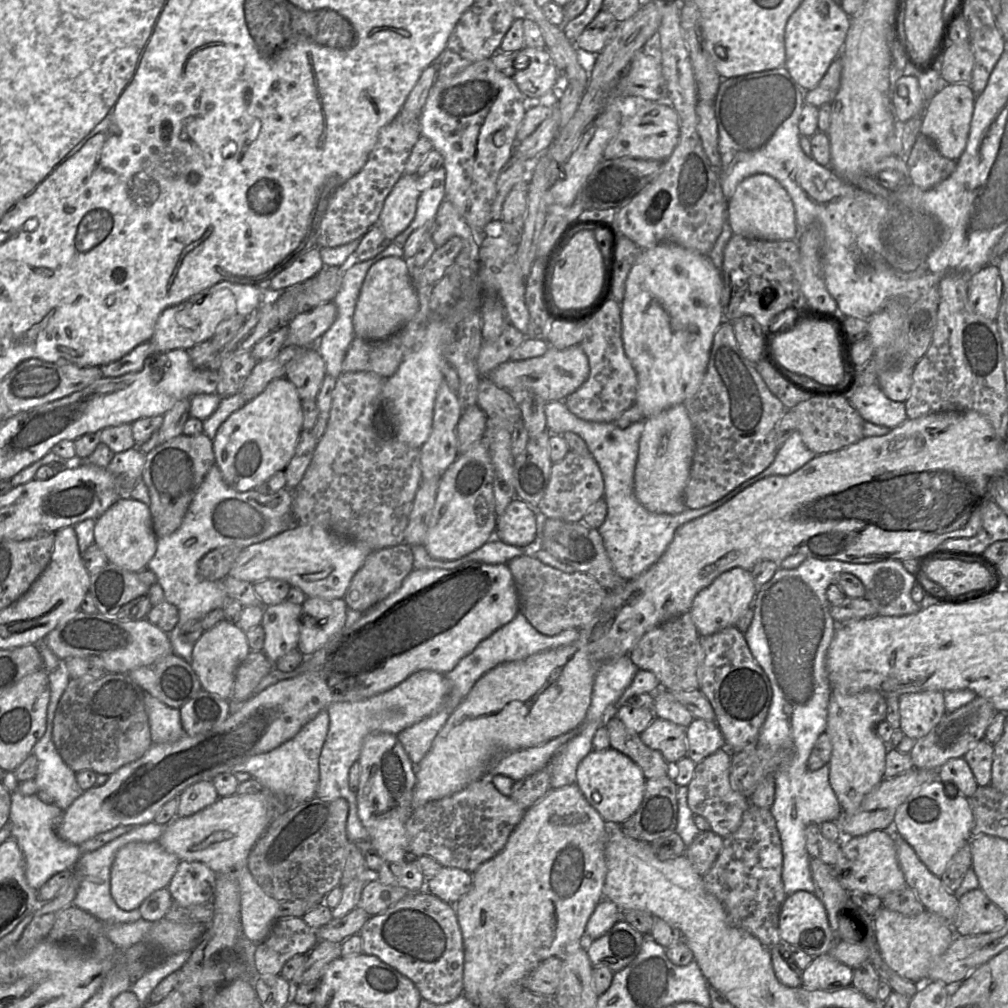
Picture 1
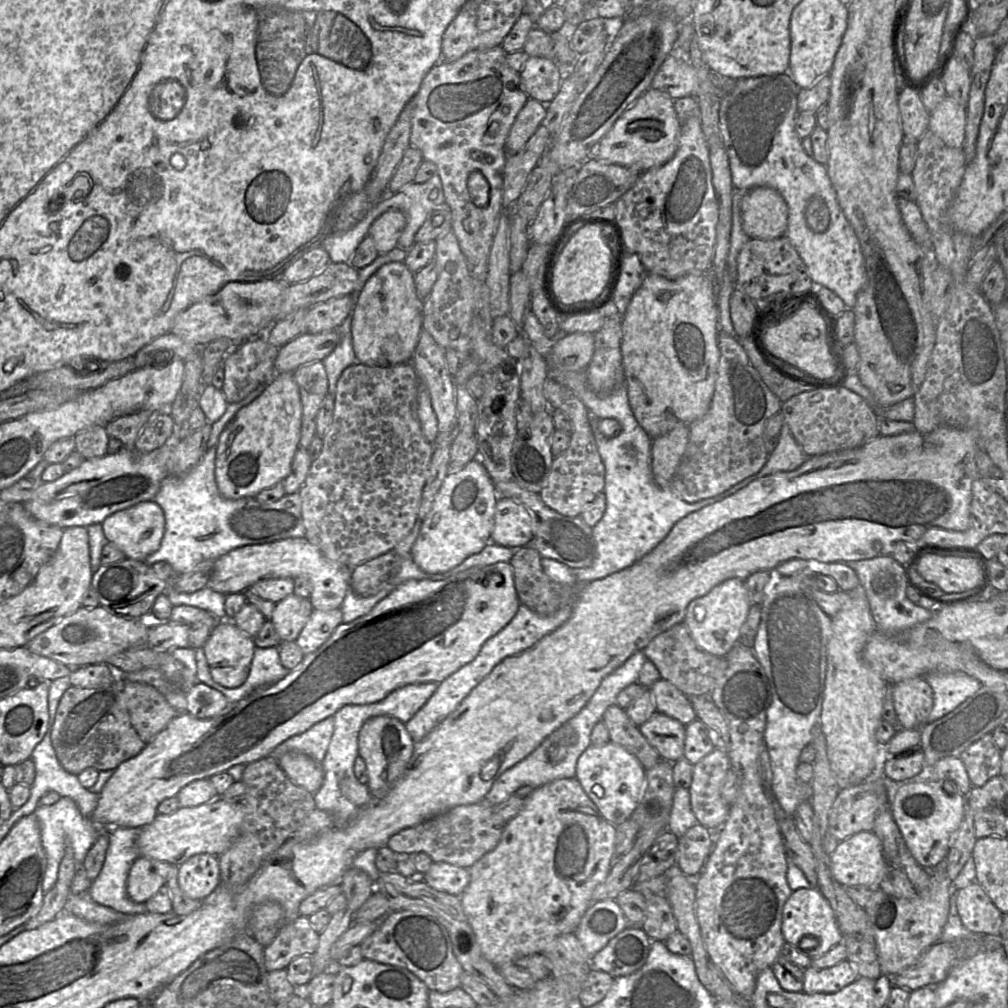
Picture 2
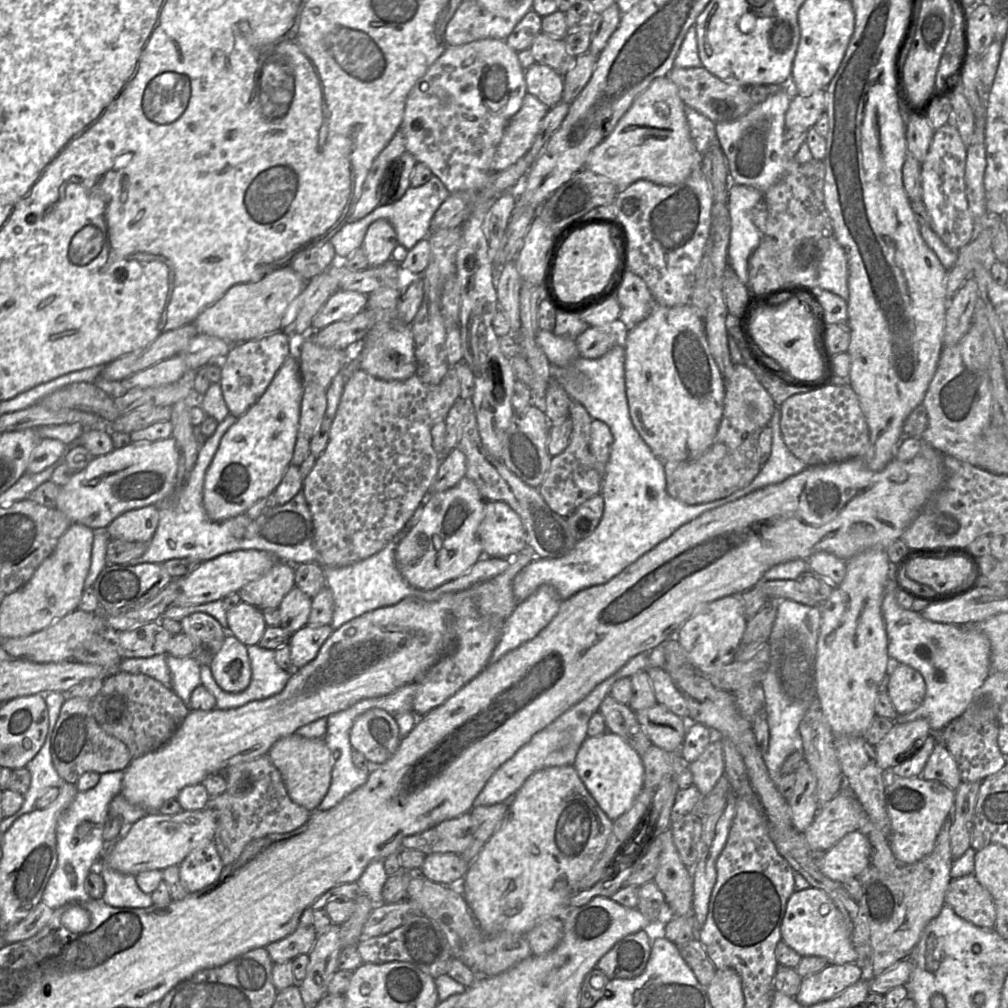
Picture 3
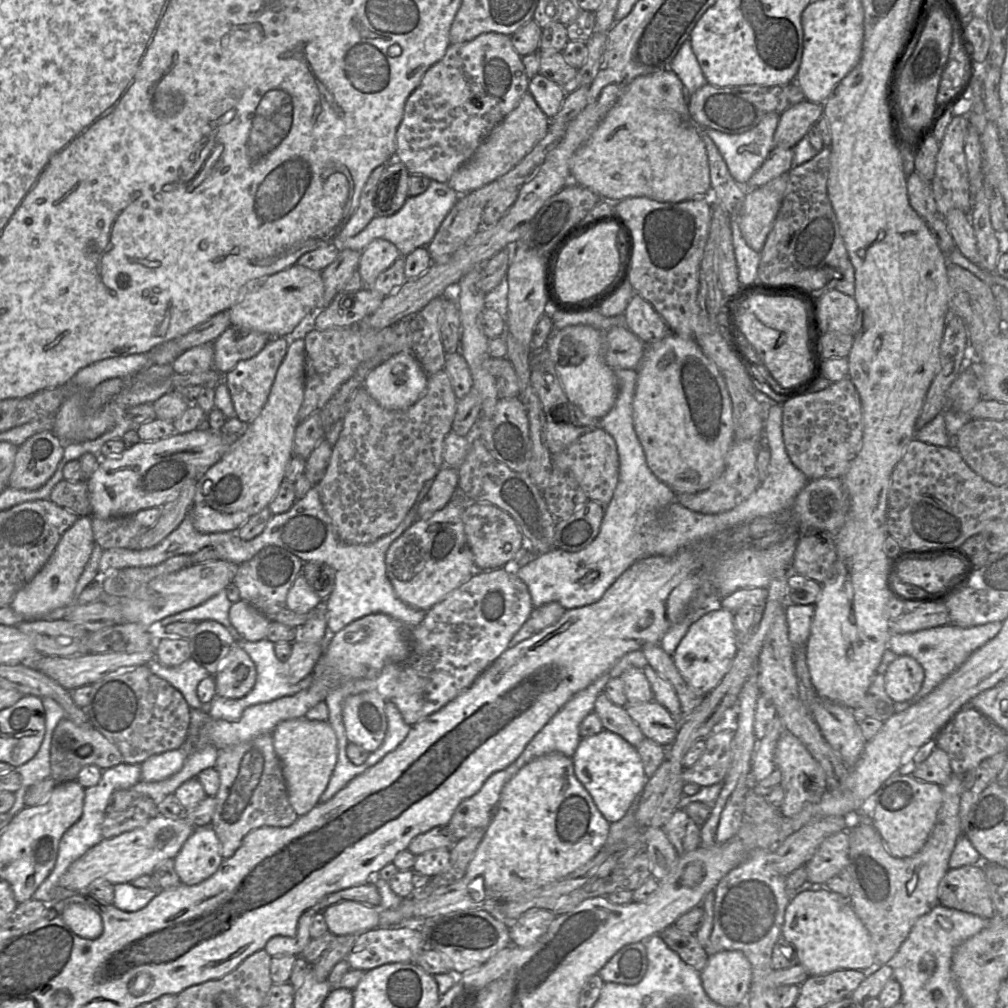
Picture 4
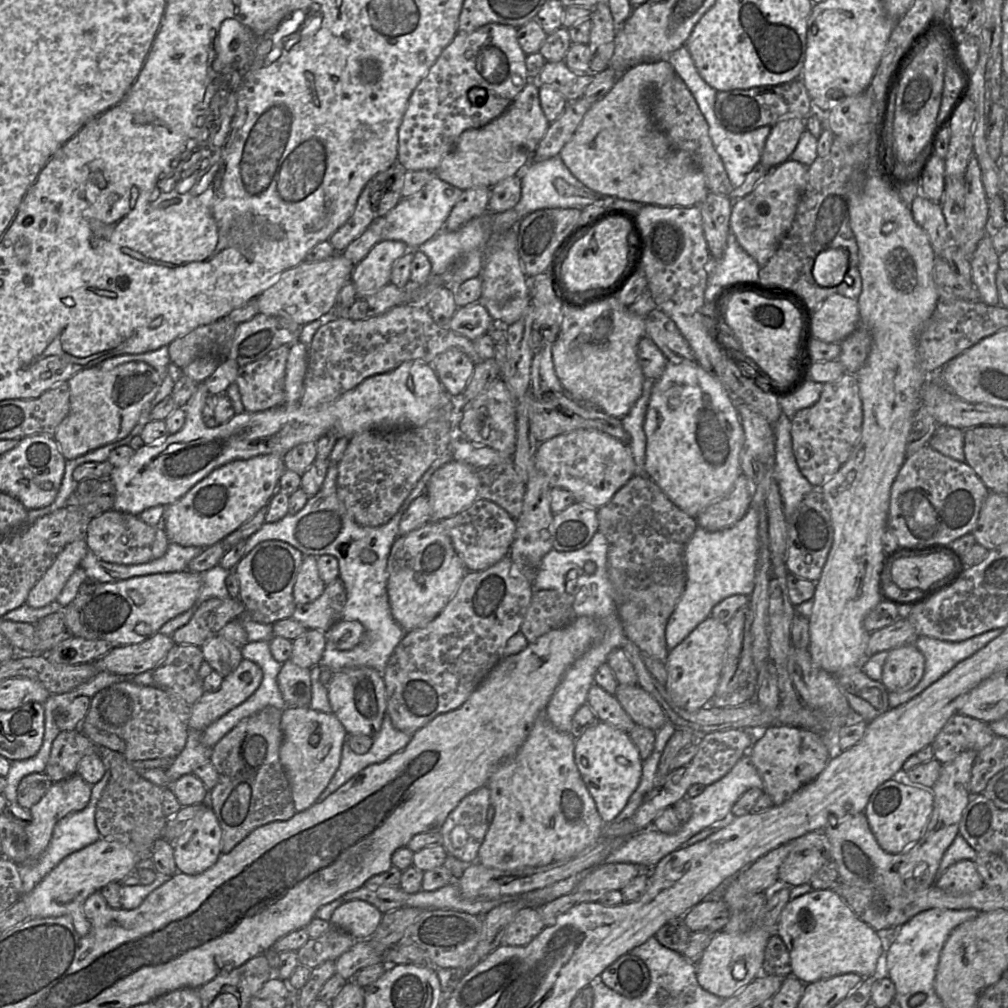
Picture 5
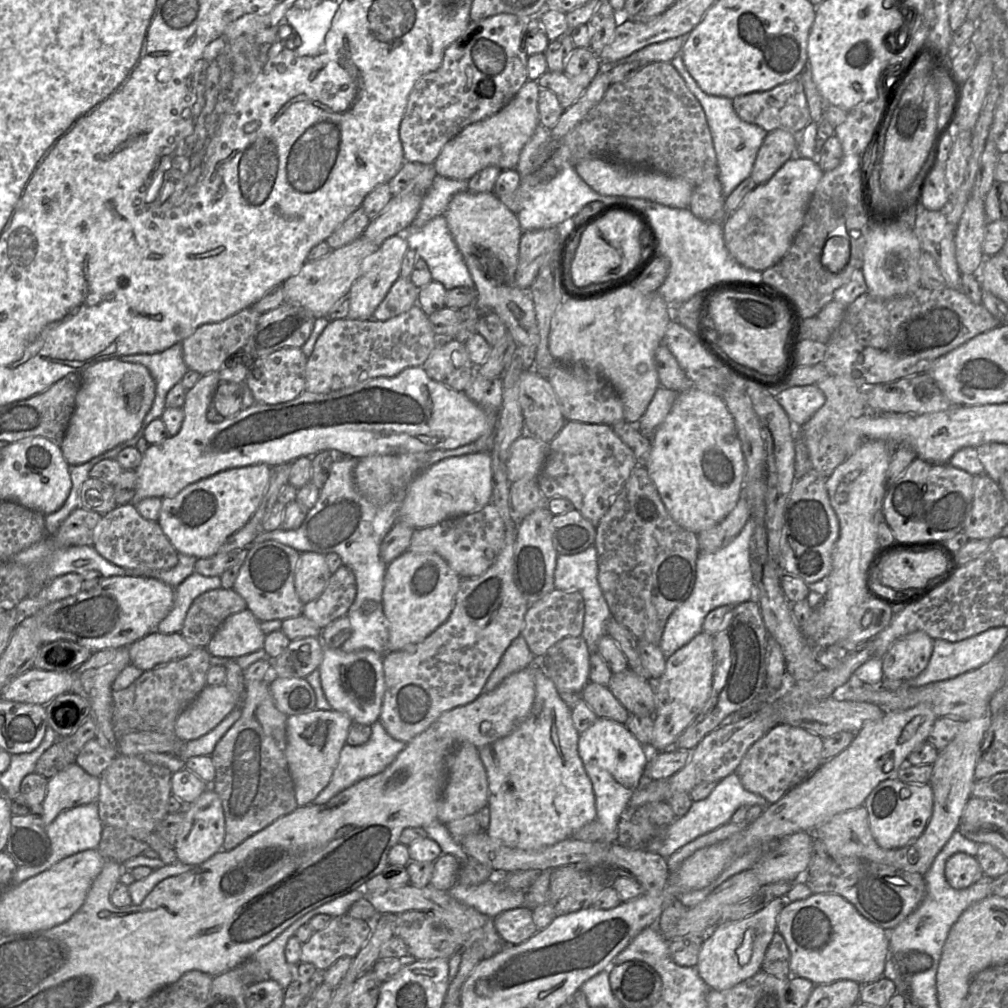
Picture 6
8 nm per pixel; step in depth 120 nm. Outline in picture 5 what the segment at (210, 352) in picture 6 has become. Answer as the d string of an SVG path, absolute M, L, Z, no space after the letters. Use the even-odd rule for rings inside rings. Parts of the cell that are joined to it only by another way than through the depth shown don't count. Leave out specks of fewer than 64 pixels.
M226 316L178 337L168 345L171 362L182 369L203 354L215 354L222 362L227 359L237 325Z

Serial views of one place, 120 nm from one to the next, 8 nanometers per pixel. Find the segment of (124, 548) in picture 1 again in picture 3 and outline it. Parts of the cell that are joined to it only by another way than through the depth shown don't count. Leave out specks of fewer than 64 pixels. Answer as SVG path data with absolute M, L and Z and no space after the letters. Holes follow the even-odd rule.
M148 505L122 513L106 527L106 532L110 539L149 542L156 532L159 519L158 506Z

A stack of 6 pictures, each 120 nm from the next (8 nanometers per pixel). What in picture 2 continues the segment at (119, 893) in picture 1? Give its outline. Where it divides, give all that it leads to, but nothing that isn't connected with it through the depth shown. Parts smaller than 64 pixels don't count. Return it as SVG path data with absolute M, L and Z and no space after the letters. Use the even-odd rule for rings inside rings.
M139 855L127 877L128 897L136 903L146 903L161 886L166 885L172 864Z

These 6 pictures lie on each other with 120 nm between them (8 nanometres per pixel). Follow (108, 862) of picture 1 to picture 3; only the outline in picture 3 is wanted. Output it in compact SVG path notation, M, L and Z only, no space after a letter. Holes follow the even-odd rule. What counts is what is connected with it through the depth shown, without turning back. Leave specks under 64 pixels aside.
M103 863L97 866L105 883L101 900L118 908L148 908L153 905L150 894L140 890L135 876L115 871Z

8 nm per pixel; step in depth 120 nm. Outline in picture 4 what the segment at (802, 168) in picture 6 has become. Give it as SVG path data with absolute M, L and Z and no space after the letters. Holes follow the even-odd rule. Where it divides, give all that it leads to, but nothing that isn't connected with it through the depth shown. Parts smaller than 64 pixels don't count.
M784 173L767 184L748 189L737 220L746 243L761 253L767 236L773 228L788 184Z

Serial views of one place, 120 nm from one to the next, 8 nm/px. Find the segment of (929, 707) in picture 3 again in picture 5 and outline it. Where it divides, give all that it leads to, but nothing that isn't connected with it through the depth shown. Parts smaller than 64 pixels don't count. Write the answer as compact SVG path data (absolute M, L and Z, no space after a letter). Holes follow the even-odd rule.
M992 629L963 641L945 641L929 636L916 636L913 643L925 657L925 671L921 681L913 689L903 693L888 692L890 708L905 704L938 681L962 660L972 656L1003 629Z

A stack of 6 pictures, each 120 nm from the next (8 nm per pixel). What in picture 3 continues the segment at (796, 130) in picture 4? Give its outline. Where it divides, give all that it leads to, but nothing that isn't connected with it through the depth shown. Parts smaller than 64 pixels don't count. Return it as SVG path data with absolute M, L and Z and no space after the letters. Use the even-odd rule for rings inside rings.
M819 89L811 95L804 96L795 93L785 114L786 129L794 126L811 128L826 111L826 92Z

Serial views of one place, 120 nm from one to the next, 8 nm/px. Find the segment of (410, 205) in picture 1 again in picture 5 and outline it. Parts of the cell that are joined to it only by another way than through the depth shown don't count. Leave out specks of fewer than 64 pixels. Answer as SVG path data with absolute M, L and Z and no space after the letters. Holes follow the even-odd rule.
M396 240L375 244L352 272L351 281L357 297L372 295L388 285L394 263L409 250L405 243Z

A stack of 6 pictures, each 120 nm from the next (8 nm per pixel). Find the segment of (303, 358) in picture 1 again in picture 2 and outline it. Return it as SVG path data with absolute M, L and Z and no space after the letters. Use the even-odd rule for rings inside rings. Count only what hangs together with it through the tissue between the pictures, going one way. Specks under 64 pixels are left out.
M314 361L297 368L293 372L299 387L302 418L315 420L328 394L328 379L321 361Z

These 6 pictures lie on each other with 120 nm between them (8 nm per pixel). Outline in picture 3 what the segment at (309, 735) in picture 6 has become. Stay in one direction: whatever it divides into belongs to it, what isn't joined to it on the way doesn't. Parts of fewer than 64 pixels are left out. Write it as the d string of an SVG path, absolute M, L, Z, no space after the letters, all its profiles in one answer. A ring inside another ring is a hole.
M294 733L278 740L268 754L281 772L290 798L310 812L316 810L329 789L333 767L332 754L324 739L309 739Z

